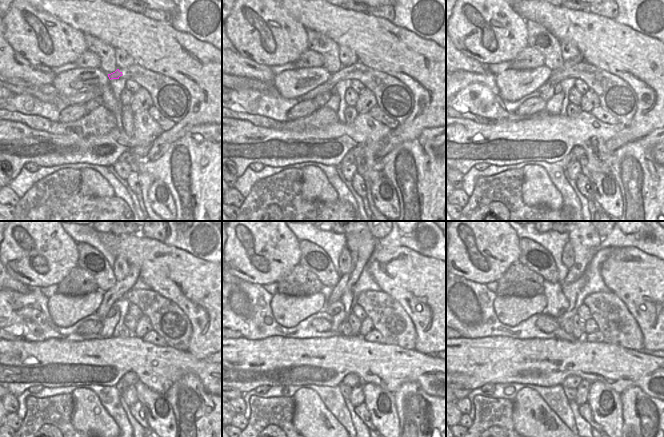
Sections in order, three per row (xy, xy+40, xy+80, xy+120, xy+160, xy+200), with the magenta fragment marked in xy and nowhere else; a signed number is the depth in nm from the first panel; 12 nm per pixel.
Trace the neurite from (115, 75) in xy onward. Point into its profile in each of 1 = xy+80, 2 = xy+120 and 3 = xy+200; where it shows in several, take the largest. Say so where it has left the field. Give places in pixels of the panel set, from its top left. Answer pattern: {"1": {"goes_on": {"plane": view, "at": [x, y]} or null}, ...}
{"1": {"goes_on": {"plane": "xy+80", "at": [561, 73]}}, "2": {"goes_on": {"plane": "xy+120", "at": [121, 287]}}, "3": {"goes_on": {"plane": "xy+200", "at": [585, 241]}}}

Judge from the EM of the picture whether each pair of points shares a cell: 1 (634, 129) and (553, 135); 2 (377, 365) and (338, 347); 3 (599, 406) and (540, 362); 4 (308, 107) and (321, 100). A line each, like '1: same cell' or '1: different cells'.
1: different cells
2: same cell
3: different cells
4: different cells

